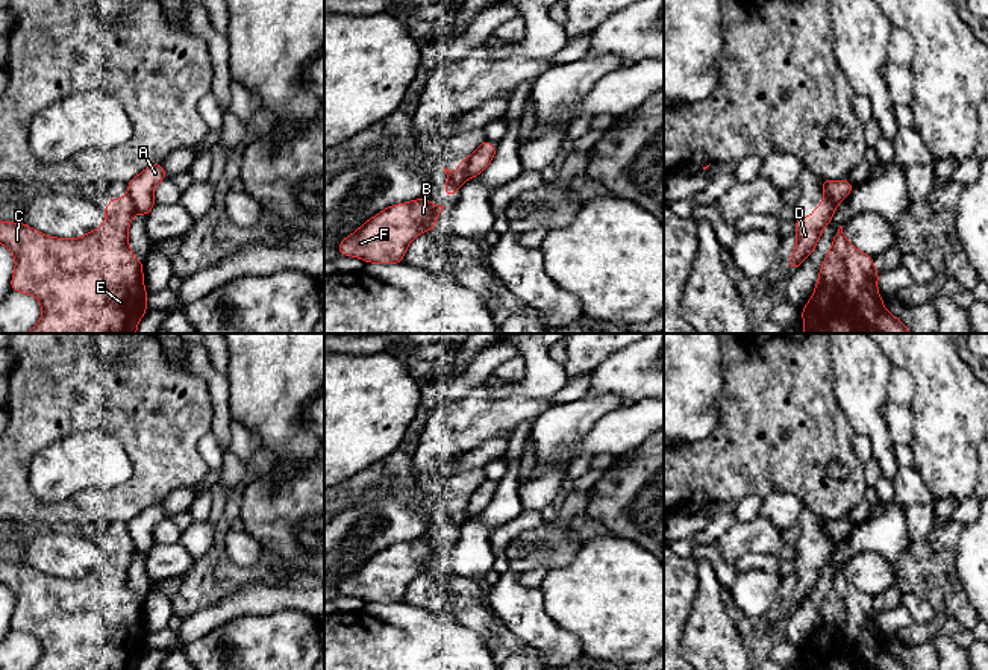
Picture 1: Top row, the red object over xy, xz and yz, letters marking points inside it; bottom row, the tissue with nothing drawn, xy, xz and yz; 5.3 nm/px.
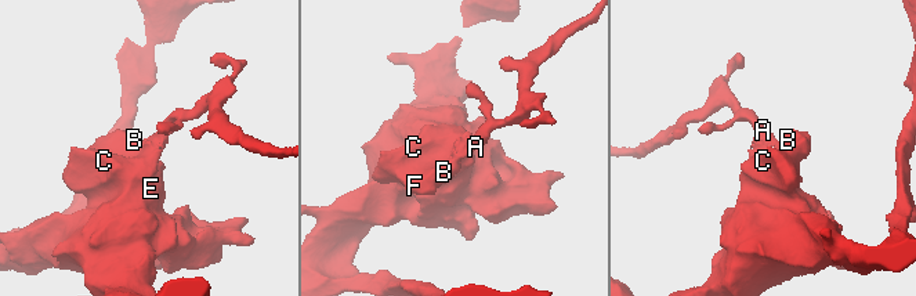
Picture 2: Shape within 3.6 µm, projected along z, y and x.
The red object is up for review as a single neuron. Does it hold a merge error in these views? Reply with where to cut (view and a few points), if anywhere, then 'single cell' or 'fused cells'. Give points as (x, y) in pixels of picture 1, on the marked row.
xz (470, 156), (465, 165), (465, 179) | fused cells

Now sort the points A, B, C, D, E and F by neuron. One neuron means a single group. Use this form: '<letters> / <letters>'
A / B C D E F

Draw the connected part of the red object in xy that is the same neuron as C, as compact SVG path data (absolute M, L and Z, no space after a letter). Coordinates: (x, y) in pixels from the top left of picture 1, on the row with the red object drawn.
M127 194L121 199L111 199L103 211L105 223L74 240L48 236L23 223L0 221L0 244L15 256L11 290L35 296L42 308L41 320L26 333L136 333L136 326L147 311L144 264L129 249L127 238L136 206Z

